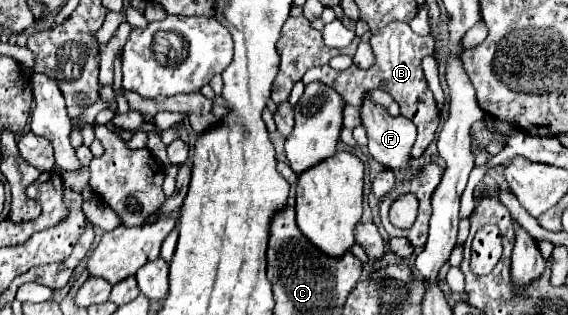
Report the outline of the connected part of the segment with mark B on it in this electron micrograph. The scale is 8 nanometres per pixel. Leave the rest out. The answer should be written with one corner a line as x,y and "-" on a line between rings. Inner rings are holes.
394,22
394,24
386,26
386,30
382,30
382,34
372,36
370,46
372,46
372,52
376,56
376,62
368,70
360,70
352,64
348,70
338,72
338,70
330,68
328,64
324,64
324,66
310,68
304,74
302,82
308,84
308,82
318,80
318,82
324,82
328,86
334,86
334,90
338,90
342,94
342,98
346,102
346,110
344,110
344,126
346,128
354,128
354,126
362,124
360,108
362,108
364,94
368,94
376,88
392,94
392,98
400,106
400,114
410,118
418,128
418,138
416,138
416,144
412,148
412,158
420,158
424,154
424,150
428,148
428,144
434,140
434,132
440,124
440,112
436,108
434,96
432,96
428,82
424,78
424,72
422,72
422,58
434,54
434,38
430,34
420,36
420,34
412,32
412,28
404,22

